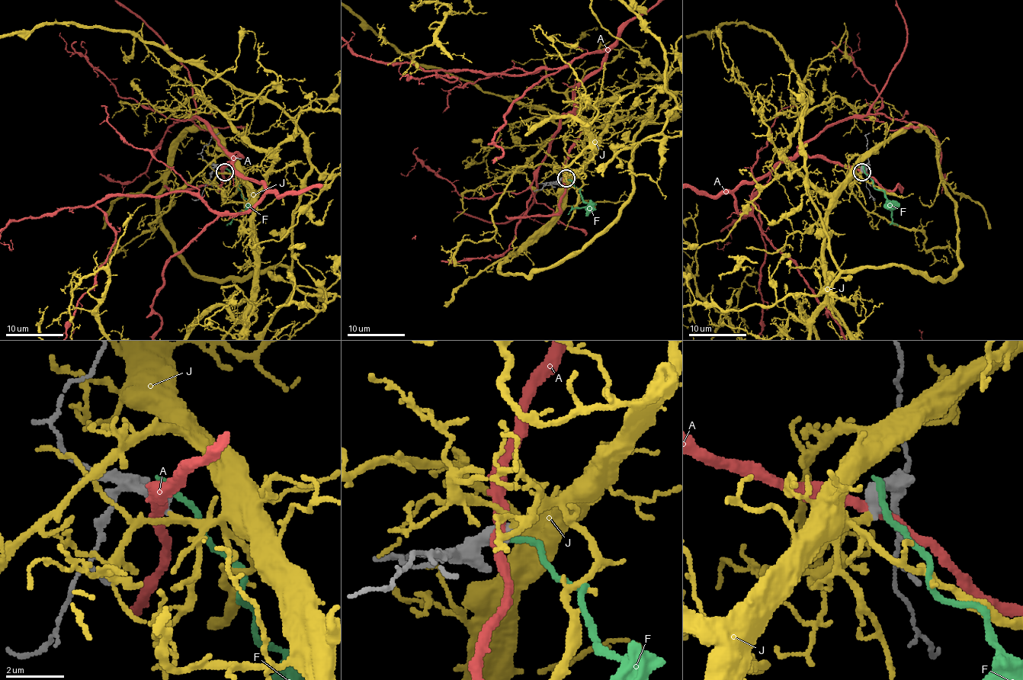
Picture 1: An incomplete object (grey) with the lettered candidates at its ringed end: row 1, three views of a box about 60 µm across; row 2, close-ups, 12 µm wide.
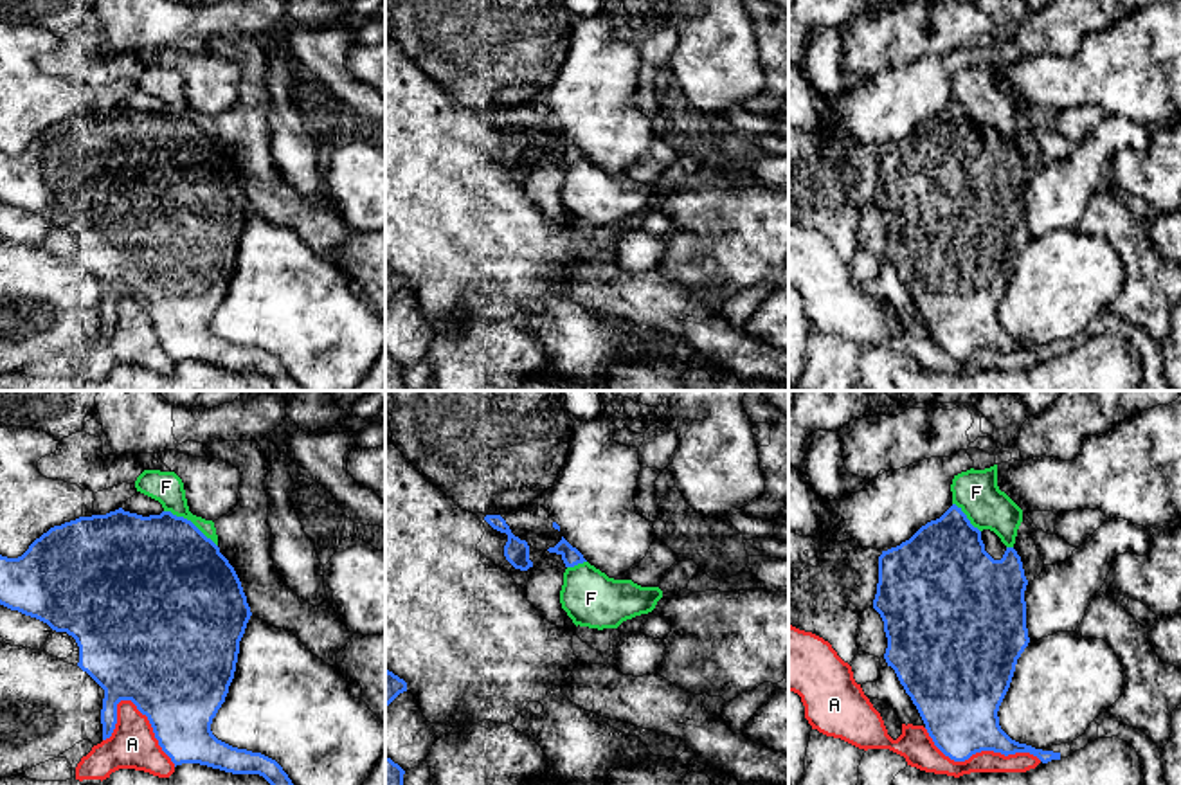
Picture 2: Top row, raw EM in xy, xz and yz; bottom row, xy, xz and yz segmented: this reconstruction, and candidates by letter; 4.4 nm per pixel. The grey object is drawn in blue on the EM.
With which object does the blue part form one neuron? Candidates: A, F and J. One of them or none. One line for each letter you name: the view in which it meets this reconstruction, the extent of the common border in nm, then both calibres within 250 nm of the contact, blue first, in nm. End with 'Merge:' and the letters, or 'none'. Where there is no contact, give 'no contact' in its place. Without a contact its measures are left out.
J: no contact
Merge: J

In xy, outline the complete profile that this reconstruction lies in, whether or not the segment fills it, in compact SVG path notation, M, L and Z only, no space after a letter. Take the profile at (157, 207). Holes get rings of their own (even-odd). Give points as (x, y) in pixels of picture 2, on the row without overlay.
M122 104L106 112L79 113L50 124L18 155L0 151L0 202L67 229L79 243L77 263L103 286L103 337L117 320L117 301L131 297L148 313L162 347L176 362L200 360L232 371L259 371L274 391L301 391L283 364L261 351L218 337L211 320L225 299L234 275L239 238L252 212L241 178L220 149L191 117L171 108L142 113Z

